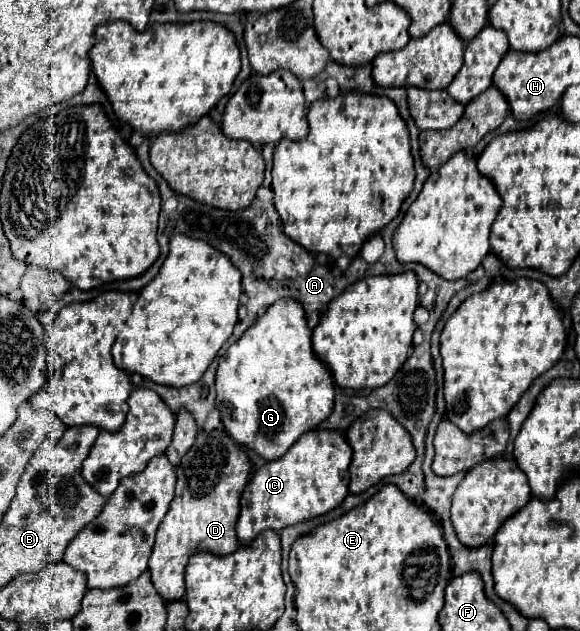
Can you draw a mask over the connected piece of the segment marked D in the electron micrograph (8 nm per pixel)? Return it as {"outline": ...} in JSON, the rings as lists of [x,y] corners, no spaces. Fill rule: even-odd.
{"outline":[[[198,431],[196,443],[176,467],[176,495],[158,527],[148,565],[152,571],[152,583],[166,601],[184,597],[184,569],[190,555],[198,551],[228,555],[238,549],[240,541],[236,537],[236,521],[240,511],[240,495],[250,479],[250,471],[252,463],[248,455],[226,431]]]}

